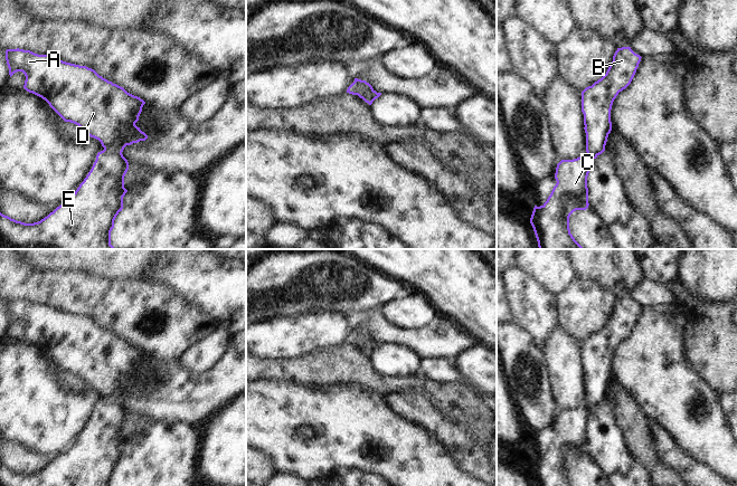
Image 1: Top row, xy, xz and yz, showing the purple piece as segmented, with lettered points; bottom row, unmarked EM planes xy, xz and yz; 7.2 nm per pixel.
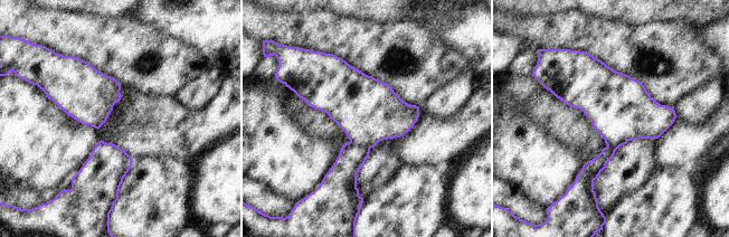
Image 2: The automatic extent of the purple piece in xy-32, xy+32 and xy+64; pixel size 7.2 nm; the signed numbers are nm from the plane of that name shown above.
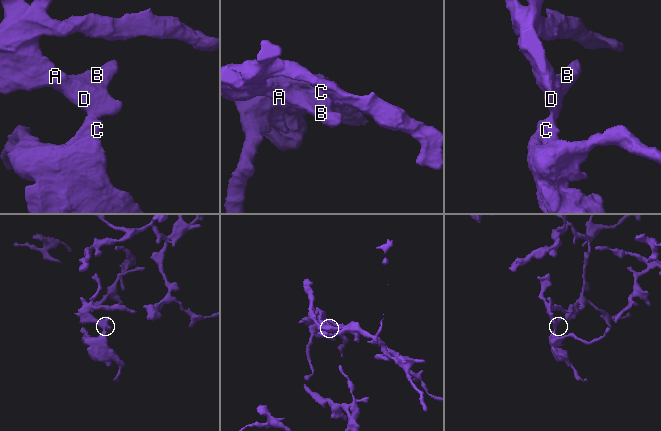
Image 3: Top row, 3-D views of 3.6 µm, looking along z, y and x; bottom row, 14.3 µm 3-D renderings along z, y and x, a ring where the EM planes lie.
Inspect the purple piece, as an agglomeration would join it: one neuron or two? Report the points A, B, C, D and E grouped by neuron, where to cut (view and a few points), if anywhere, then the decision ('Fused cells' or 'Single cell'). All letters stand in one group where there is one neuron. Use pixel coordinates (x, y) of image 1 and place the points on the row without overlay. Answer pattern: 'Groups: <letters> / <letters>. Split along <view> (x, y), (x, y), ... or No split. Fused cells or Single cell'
Groups: A B D / C E. Split along xy (104, 399), (121, 404). Fused cells.

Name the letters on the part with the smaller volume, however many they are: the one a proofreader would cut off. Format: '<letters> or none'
A, B, D

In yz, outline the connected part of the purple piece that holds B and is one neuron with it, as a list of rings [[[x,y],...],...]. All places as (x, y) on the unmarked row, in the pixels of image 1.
[[[631,297],[617,298],[606,324],[582,342],[586,402],[589,408],[596,409],[605,401],[612,381],[613,352],[631,334],[641,308]]]

